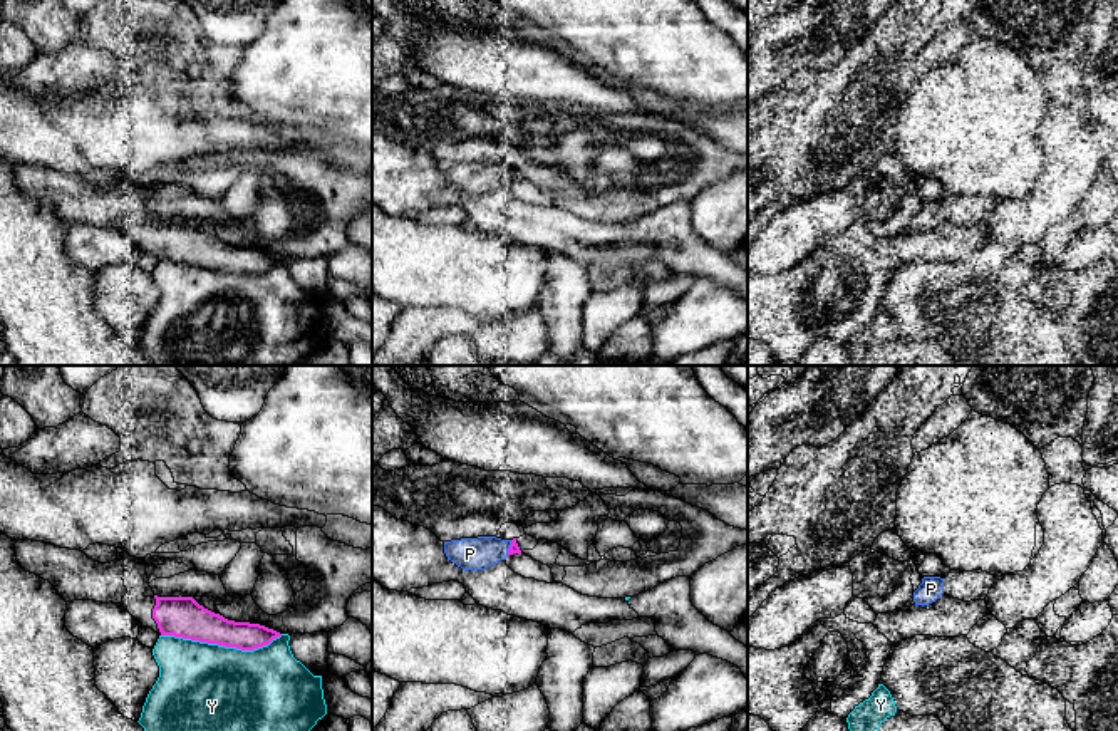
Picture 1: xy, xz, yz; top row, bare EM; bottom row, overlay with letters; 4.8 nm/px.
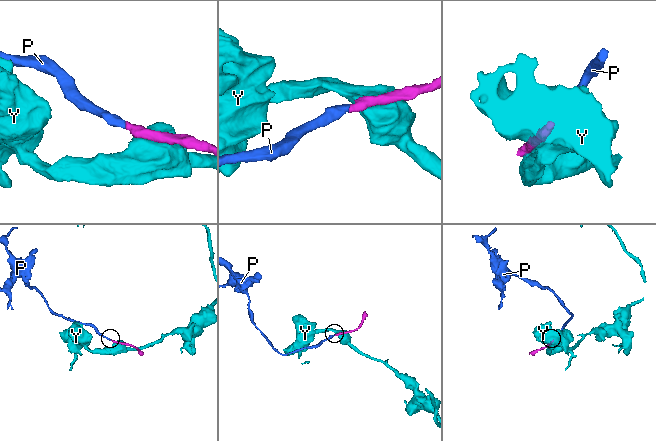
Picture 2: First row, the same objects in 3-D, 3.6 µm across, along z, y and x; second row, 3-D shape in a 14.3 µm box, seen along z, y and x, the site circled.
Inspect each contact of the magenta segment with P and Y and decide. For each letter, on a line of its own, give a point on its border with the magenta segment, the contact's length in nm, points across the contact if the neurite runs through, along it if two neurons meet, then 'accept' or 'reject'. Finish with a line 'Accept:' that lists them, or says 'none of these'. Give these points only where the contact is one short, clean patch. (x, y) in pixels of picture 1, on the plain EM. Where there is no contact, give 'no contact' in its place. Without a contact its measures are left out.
P: meets magenta in xz at (510, 171); contact 80 nm long; accept
Y: meets magenta in xy at (222, 269); contact 600 nm long; reject
Accept: P

